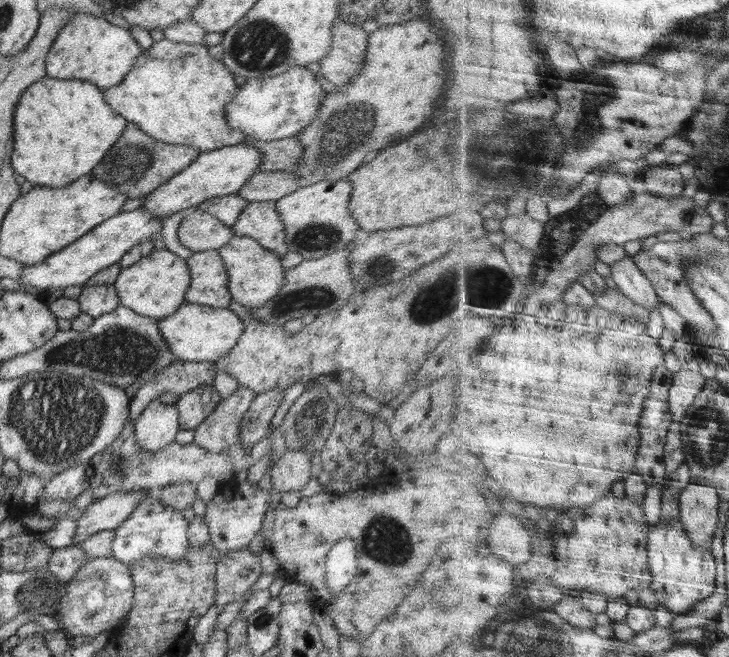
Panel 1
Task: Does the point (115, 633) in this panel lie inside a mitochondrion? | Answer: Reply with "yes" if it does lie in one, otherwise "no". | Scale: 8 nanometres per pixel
no

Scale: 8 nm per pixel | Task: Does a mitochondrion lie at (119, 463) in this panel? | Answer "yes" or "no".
yes

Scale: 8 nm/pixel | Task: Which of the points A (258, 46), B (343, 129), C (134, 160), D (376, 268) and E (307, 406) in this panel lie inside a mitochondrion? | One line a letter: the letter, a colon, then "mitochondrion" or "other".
A: mitochondrion
B: mitochondrion
C: mitochondrion
D: mitochondrion
E: mitochondrion

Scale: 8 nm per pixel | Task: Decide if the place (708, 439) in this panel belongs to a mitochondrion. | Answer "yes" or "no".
yes

